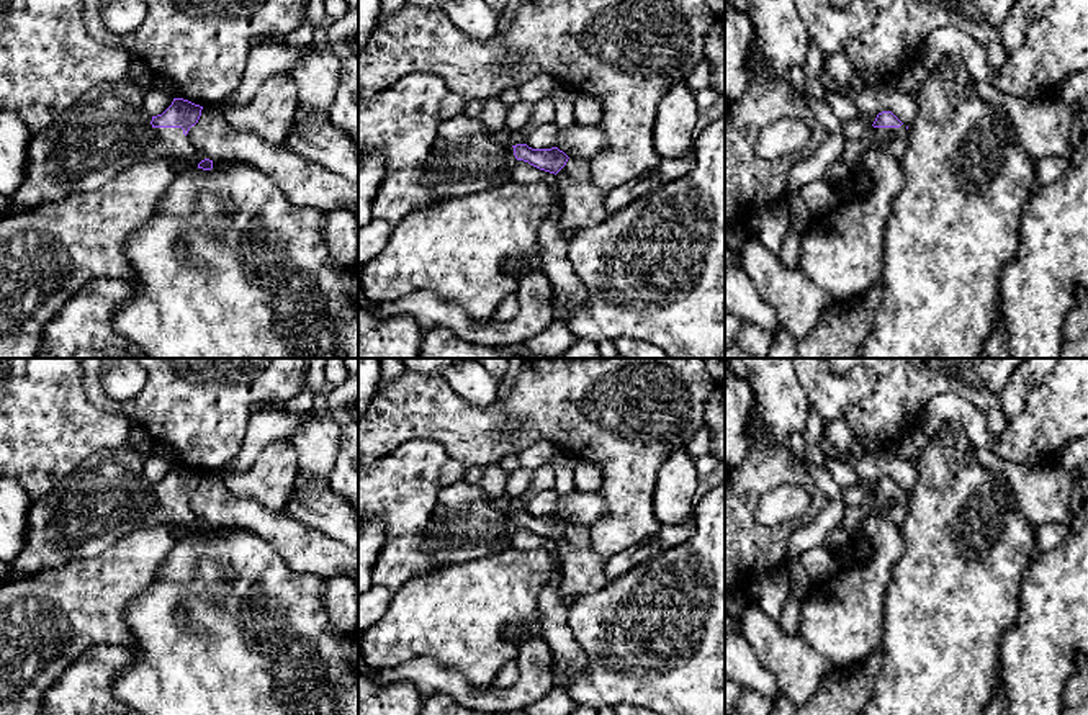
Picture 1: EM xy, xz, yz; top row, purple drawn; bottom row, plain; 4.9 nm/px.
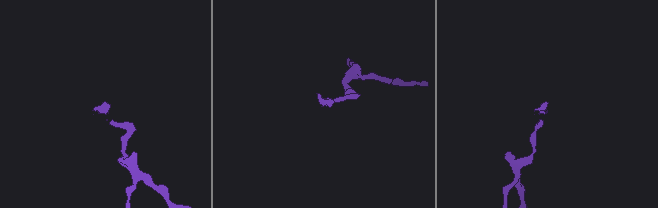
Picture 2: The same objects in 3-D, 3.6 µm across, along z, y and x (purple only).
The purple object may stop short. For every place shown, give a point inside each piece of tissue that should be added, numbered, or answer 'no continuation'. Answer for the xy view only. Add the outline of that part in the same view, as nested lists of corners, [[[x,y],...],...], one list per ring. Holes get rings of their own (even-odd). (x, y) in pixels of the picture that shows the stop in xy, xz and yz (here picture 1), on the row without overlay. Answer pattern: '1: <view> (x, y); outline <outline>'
1: xy (108, 496); outline [[[108,448],[93,453],[79,470],[62,479],[43,499],[33,501],[28,512],[26,545],[21,553],[0,563],[0,579],[18,573],[21,578],[59,568],[74,558],[90,558],[103,553],[124,535],[146,527],[170,524],[182,533],[195,533],[206,524],[191,510],[182,494],[154,494],[152,483],[146,478],[142,465],[146,456],[131,448]]]

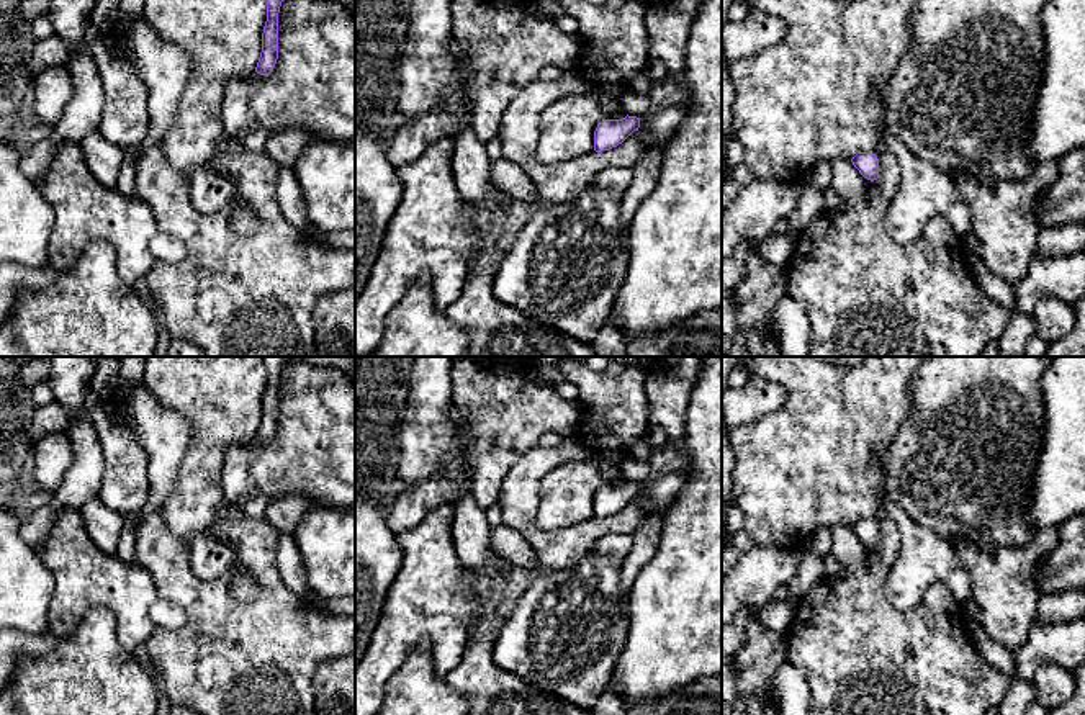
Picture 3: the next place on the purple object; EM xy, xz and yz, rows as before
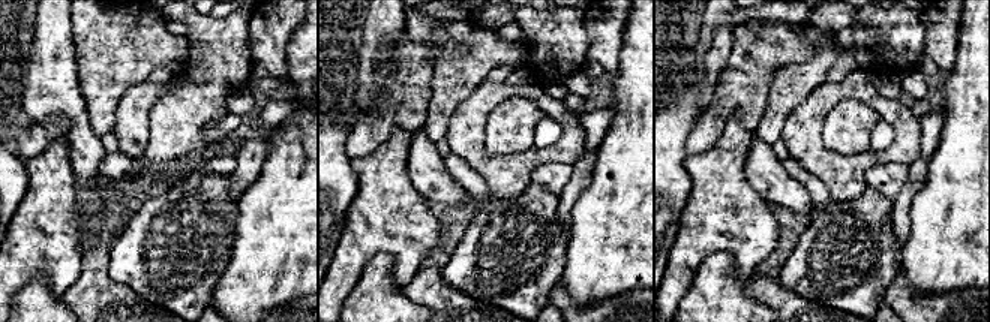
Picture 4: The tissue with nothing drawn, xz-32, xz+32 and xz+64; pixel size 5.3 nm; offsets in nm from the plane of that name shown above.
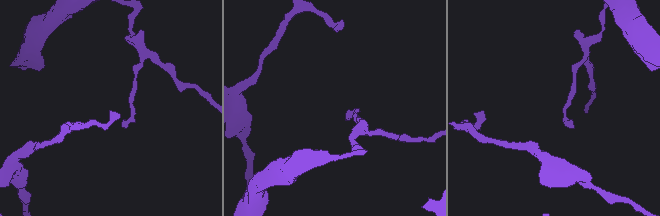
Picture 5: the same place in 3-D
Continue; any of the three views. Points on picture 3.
no continuation

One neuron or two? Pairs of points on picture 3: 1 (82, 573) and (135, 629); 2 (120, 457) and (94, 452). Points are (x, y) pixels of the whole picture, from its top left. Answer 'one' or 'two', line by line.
1: one
2: two

